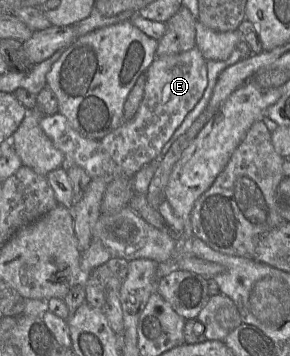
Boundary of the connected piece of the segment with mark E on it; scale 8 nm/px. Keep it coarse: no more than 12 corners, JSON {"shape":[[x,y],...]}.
{"shape":[[194,47],[156,57],[134,117],[102,139],[60,112],[41,128],[67,165],[131,178],[204,94]]}

